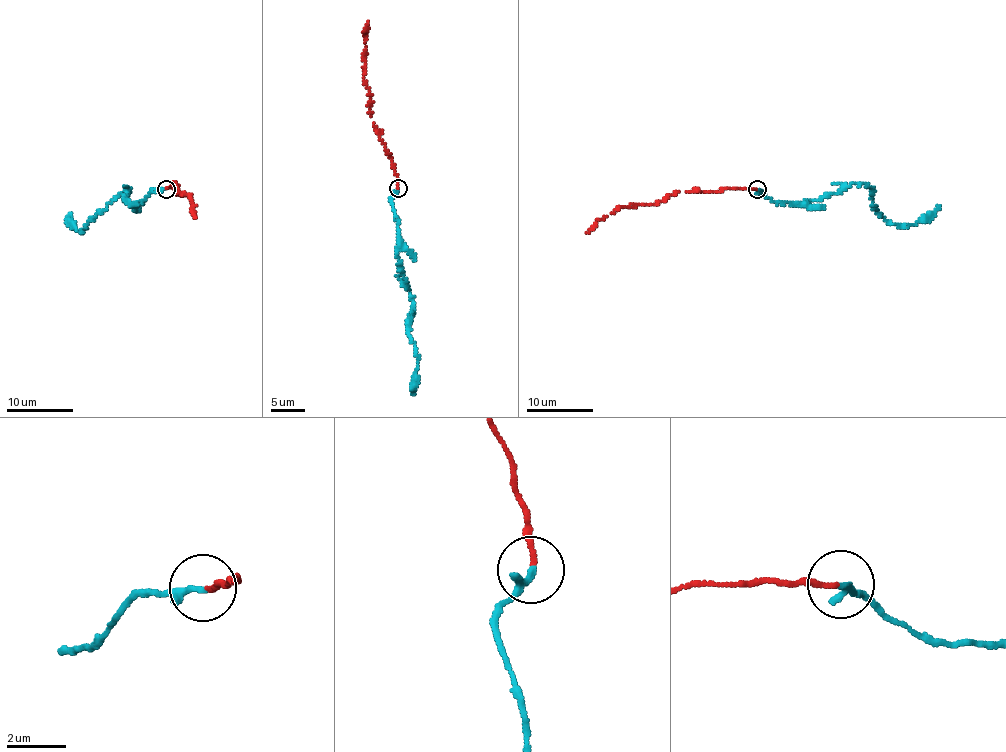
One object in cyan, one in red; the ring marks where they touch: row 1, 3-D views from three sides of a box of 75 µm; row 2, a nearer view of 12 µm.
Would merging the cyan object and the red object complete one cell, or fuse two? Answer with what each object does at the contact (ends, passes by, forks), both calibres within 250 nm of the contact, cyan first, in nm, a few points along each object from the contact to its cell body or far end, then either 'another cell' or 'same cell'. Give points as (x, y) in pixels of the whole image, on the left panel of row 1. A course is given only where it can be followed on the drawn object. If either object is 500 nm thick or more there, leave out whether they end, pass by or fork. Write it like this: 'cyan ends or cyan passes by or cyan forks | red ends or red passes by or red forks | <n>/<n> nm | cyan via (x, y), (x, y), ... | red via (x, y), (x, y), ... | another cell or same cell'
cyan passes by | red ends | 180/160 nm | cyan via (166, 189), (129, 204), (123, 198), (129, 189), (125, 190), (84, 230), (75, 231), (67, 221), (69, 214) | red via (167, 189), (175, 184), (177, 195), (179, 192), (190, 195), (195, 205), (194, 218) | same cell

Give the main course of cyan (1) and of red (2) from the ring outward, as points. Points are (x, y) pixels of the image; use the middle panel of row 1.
1: (399, 189), (391, 204), (397, 219), (400, 270), (412, 305), (408, 329), (416, 348), (417, 368), (412, 393)
2: (399, 187), (395, 164), (371, 114), (369, 92), (364, 80), (368, 22)

